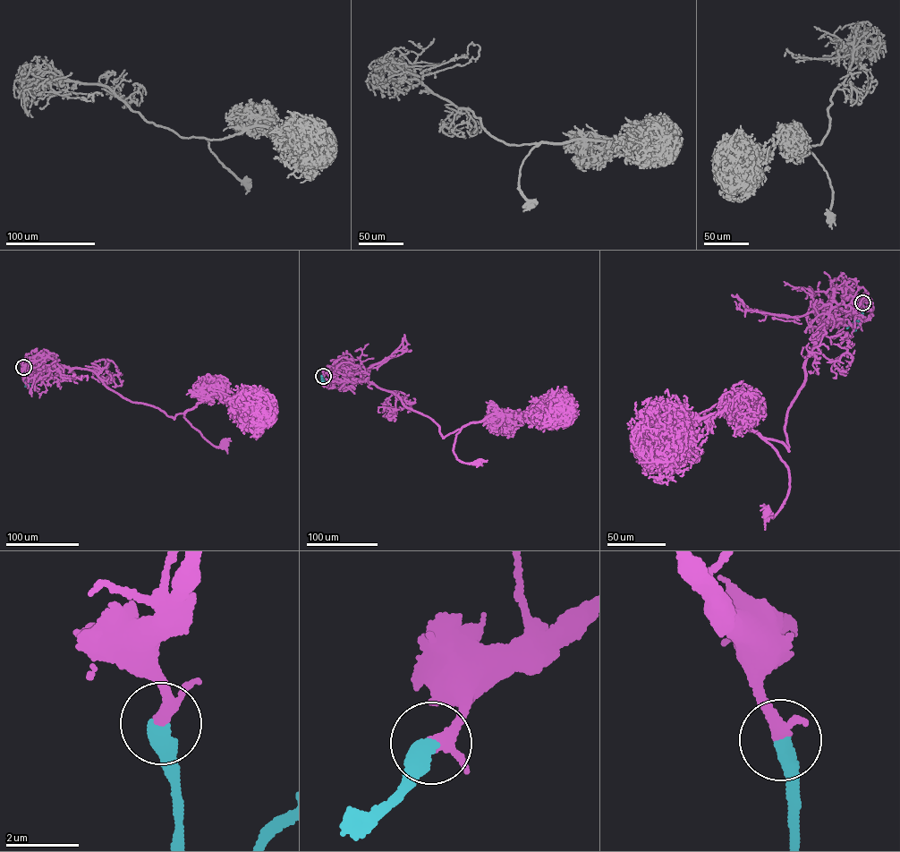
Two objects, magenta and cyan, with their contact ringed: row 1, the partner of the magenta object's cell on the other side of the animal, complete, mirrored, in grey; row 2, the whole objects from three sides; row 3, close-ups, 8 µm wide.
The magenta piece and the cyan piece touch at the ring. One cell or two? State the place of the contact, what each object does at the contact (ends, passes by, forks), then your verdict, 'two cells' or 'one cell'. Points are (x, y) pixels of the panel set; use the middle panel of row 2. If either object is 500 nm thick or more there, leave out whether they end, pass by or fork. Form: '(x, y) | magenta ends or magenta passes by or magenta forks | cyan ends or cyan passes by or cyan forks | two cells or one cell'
(323, 376) | magenta passes by | cyan ends | one cell

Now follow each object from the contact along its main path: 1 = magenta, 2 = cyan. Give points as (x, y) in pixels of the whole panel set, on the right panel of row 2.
1: (862, 302), (844, 289), (828, 310), (785, 413), (788, 447), (766, 440), (790, 487), (779, 510), (767, 511)
2: (862, 302), (862, 316), (846, 328)

